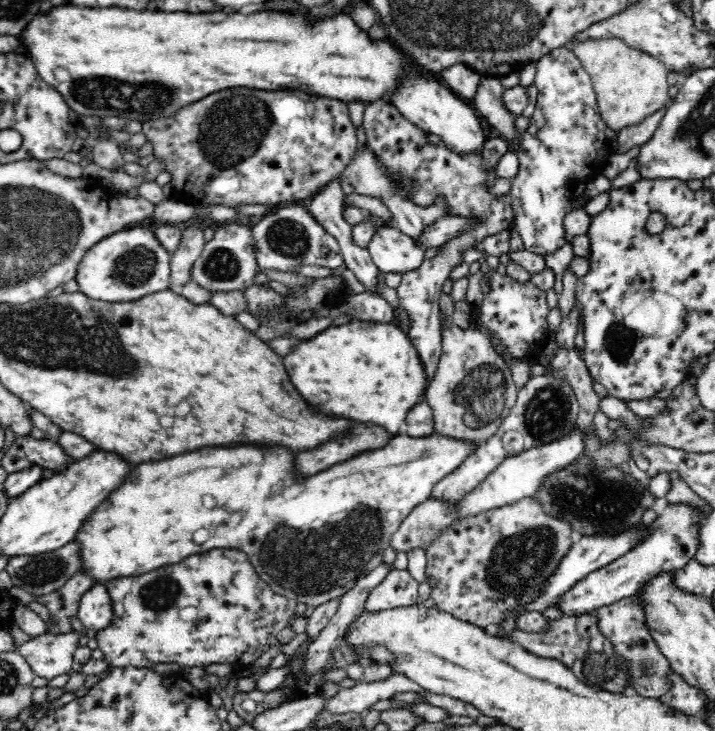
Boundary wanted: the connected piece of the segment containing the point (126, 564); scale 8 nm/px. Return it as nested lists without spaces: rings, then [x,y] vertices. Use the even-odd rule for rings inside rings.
[[[435,432],[426,437],[411,437],[408,434],[395,434],[386,446],[373,451],[364,451],[356,458],[350,458],[342,464],[334,464],[324,472],[318,472],[308,478],[296,478],[296,468],[294,460],[296,456],[288,448],[266,448],[266,446],[230,446],[230,448],[204,448],[198,452],[188,452],[182,456],[174,455],[166,460],[158,462],[142,463],[134,466],[130,474],[122,480],[122,484],[114,489],[114,492],[107,496],[106,500],[92,512],[78,530],[76,541],[80,547],[82,555],[82,566],[80,571],[88,573],[90,577],[96,579],[97,584],[106,584],[109,580],[118,577],[138,576],[145,572],[156,570],[171,564],[176,564],[190,555],[200,555],[213,548],[240,549],[248,555],[248,560],[252,563],[259,577],[271,586],[271,589],[286,598],[294,600],[296,603],[302,602],[307,606],[320,606],[332,598],[339,598],[346,594],[356,584],[358,579],[364,578],[372,572],[380,563],[384,550],[390,547],[392,535],[402,521],[409,515],[409,512],[423,500],[430,497],[436,483],[445,476],[452,473],[465,458],[475,451],[475,444],[468,444],[455,438],[440,436]],[[198,528],[208,528],[210,537],[203,544],[197,544],[192,539],[194,532]]]

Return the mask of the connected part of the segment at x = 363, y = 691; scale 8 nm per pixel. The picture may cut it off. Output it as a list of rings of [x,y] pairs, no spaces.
[[[393,673],[387,680],[380,682],[366,682],[361,680],[351,688],[341,688],[340,692],[327,702],[326,708],[330,713],[348,714],[354,712],[365,714],[376,702],[393,699],[393,696],[402,692],[422,693],[414,681],[402,674]]]

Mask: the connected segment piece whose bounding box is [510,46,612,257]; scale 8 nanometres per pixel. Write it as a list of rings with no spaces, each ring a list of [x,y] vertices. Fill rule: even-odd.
[[[570,47],[551,50],[535,63],[536,73],[533,85],[538,89],[537,102],[532,117],[529,118],[528,128],[521,134],[516,148],[519,171],[510,180],[512,184],[510,196],[515,213],[514,225],[522,238],[524,250],[546,257],[562,248],[568,239],[564,220],[566,214],[572,211],[571,204],[576,200],[568,192],[574,191],[579,184],[586,185],[590,180],[600,176],[602,169],[606,166],[604,160],[588,160],[588,158],[608,158],[612,150],[606,144],[608,142],[606,140],[607,124],[600,114],[592,79]]]

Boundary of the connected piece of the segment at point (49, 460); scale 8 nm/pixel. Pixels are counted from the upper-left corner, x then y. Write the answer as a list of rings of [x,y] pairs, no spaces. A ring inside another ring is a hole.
[[[16,435],[2,457],[1,465],[8,474],[21,472],[32,466],[64,472],[75,461],[51,437],[37,440],[34,437]]]

